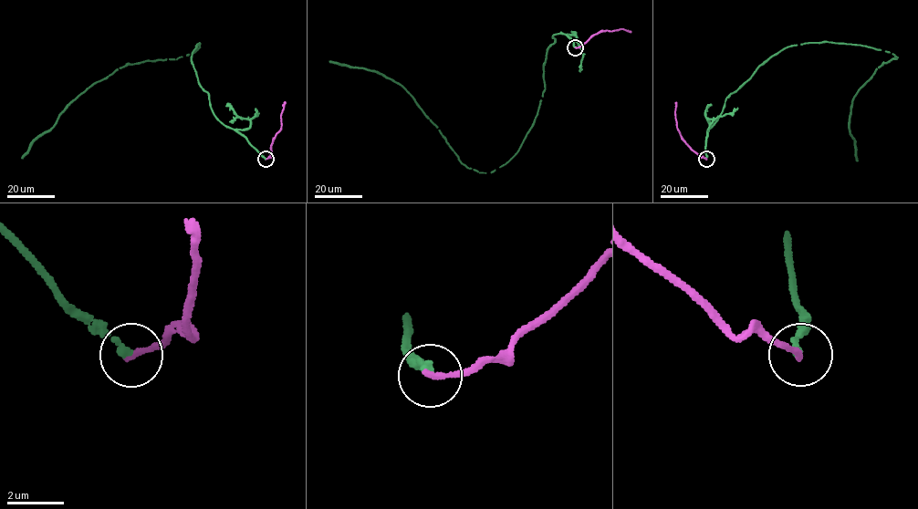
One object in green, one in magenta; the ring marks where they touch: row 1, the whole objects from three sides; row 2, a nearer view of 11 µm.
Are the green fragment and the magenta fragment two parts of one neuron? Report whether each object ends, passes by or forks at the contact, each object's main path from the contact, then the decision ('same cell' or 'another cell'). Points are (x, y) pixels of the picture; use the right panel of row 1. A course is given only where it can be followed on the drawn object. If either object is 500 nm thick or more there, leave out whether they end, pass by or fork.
green ends | magenta ends | green via (706, 159), (707, 132), (725, 98), (784, 48), (824, 42), (898, 57), (854, 98), (849, 124), (857, 161) | magenta via (706, 159), (682, 138), (677, 127), (676, 102) | same cell

